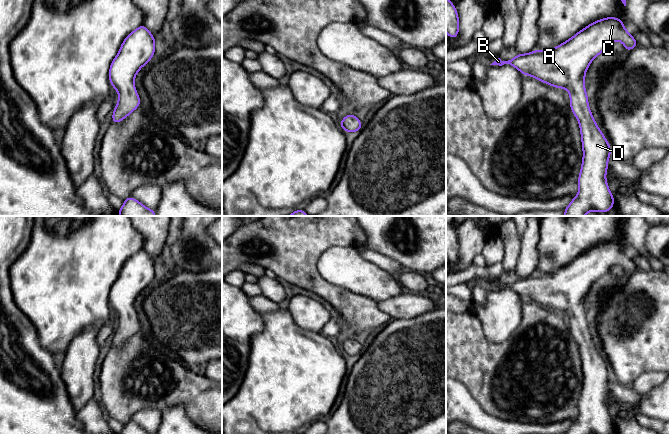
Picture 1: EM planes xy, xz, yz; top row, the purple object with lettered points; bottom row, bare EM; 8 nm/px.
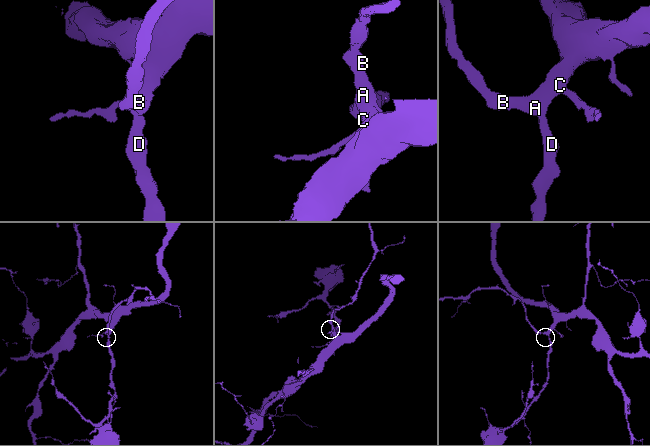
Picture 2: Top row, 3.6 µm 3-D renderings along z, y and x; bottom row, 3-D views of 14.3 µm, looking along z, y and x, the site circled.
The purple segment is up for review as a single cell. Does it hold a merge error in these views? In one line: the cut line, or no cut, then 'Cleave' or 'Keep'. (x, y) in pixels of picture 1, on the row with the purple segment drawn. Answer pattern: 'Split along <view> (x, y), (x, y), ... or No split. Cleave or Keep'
No split. Keep

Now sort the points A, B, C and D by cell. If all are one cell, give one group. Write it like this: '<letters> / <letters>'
A B C D

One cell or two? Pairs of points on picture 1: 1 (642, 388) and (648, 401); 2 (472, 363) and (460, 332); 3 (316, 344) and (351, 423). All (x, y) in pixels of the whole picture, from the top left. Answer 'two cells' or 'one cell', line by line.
1: two cells
2: one cell
3: two cells

